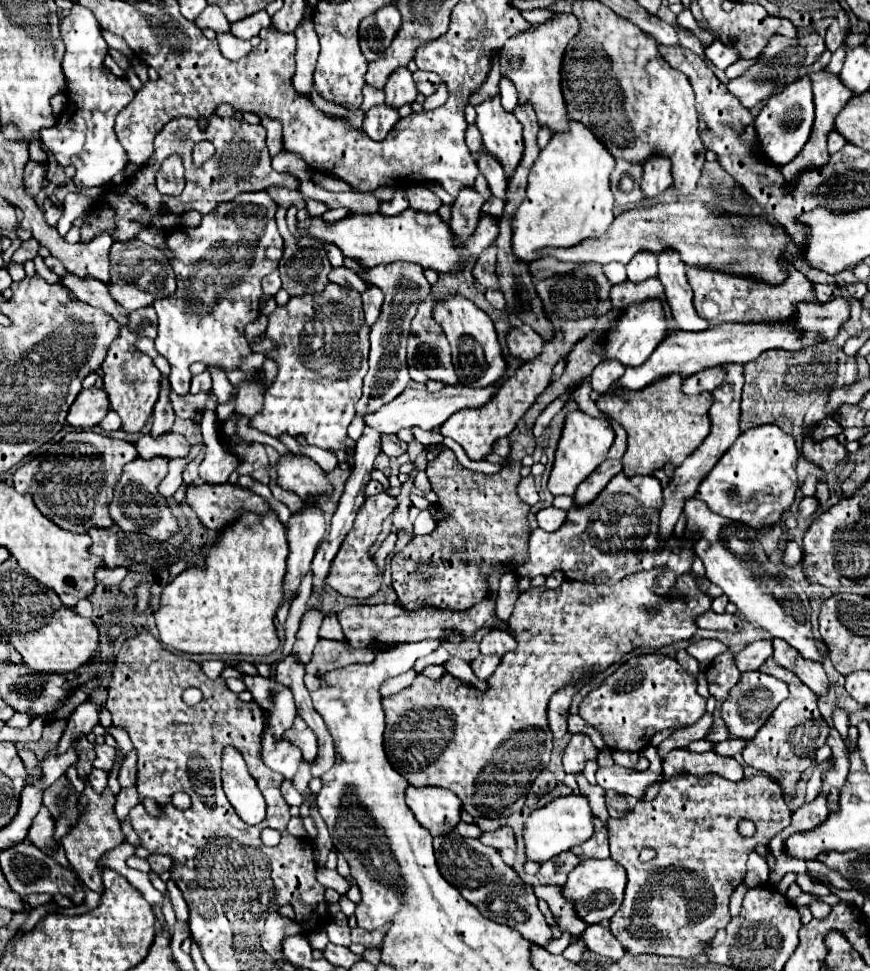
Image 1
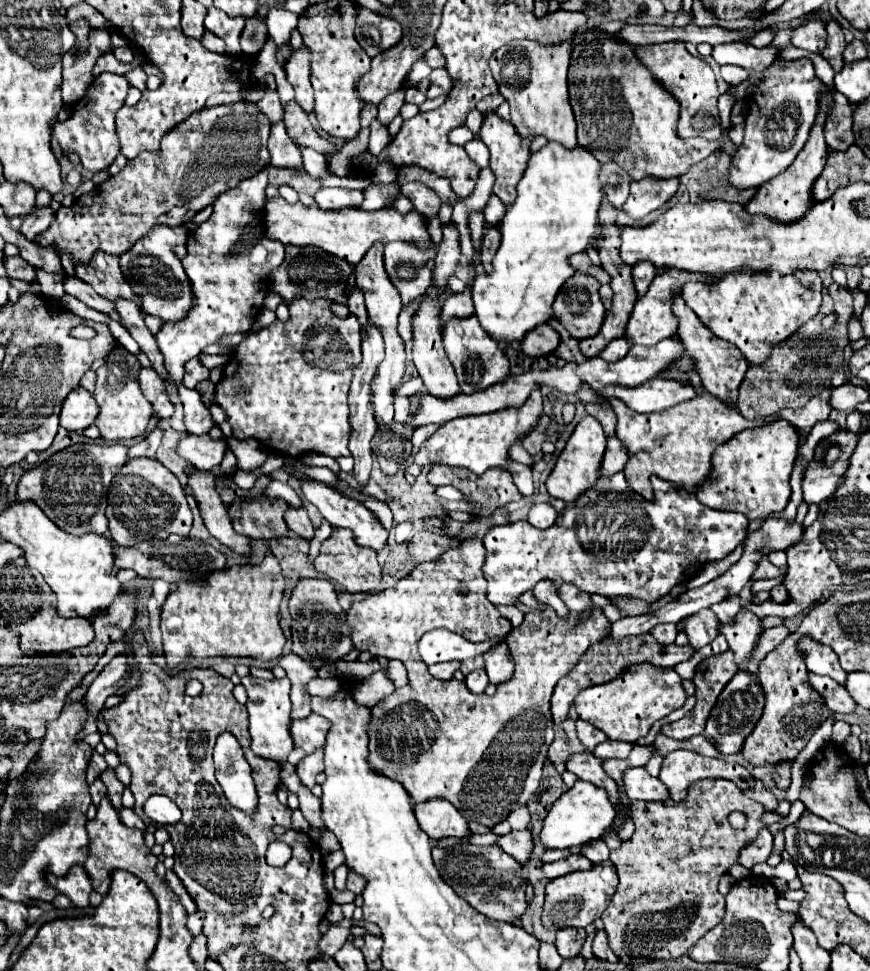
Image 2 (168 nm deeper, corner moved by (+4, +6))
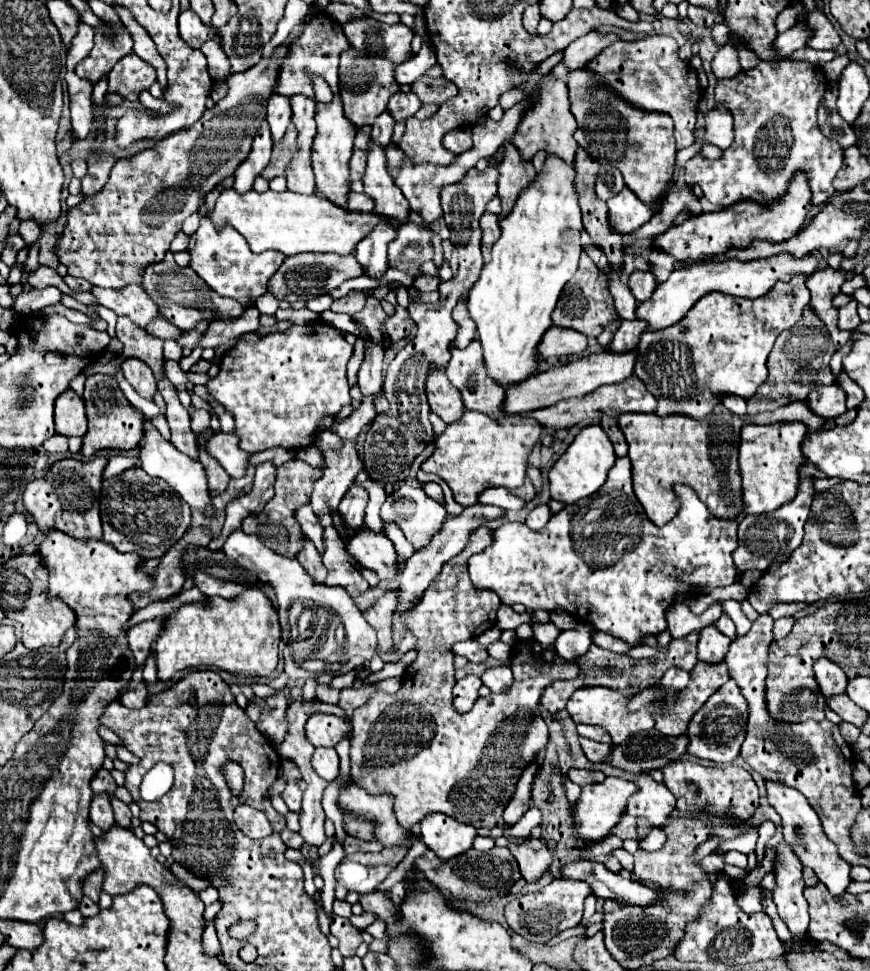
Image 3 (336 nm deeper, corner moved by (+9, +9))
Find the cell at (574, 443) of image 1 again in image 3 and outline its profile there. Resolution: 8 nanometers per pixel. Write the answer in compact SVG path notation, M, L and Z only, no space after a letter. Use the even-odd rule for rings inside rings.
M600 425L584 427L576 435L572 445L566 449L566 453L550 469L550 495L552 495L552 499L562 501L564 505L574 505L582 497L596 493L606 483L608 471L614 467L614 461L616 461L614 447L612 447L610 439L604 435L602 427Z

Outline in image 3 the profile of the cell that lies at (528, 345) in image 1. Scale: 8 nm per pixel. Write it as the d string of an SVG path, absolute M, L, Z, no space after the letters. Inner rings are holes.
M550 327L550 331L542 337L542 343L538 345L538 353L542 357L562 357L562 355L580 355L588 347L588 337L574 331L574 329L564 329L564 327Z

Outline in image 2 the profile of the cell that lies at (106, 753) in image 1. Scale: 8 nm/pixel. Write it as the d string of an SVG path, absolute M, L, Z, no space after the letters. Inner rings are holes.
M111 766L101 774L101 780L103 780L105 786L107 786L111 804L119 810L119 808L121 808L121 794L123 794L123 788L125 788L125 786L119 782L119 778L117 778L117 774L115 774L115 770L113 770Z

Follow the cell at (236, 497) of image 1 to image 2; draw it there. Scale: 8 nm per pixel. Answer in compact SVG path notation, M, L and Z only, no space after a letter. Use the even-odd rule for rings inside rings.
M265 494L255 496L253 500L239 498L239 500L235 500L235 502L231 502L227 506L227 512L229 512L229 518L231 518L233 530L237 534L245 534L245 536L251 536L251 538L265 538L265 540L285 536L285 532L287 532L287 524L283 520L285 510L287 508L285 508L283 498L269 498Z

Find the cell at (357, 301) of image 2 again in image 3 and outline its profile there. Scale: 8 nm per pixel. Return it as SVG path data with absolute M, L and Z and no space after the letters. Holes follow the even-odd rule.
M364 337L364 363L358 373L358 387L364 397L376 395L382 391L382 359L384 359L384 349L380 345L370 343Z

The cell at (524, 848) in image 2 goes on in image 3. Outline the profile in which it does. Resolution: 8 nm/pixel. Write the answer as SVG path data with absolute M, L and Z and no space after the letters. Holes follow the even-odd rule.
M532 839L532 841L526 841L522 845L510 843L508 849L516 857L516 861L520 865L520 873L528 883L538 881L554 861L554 857L552 857L552 853L544 841Z

